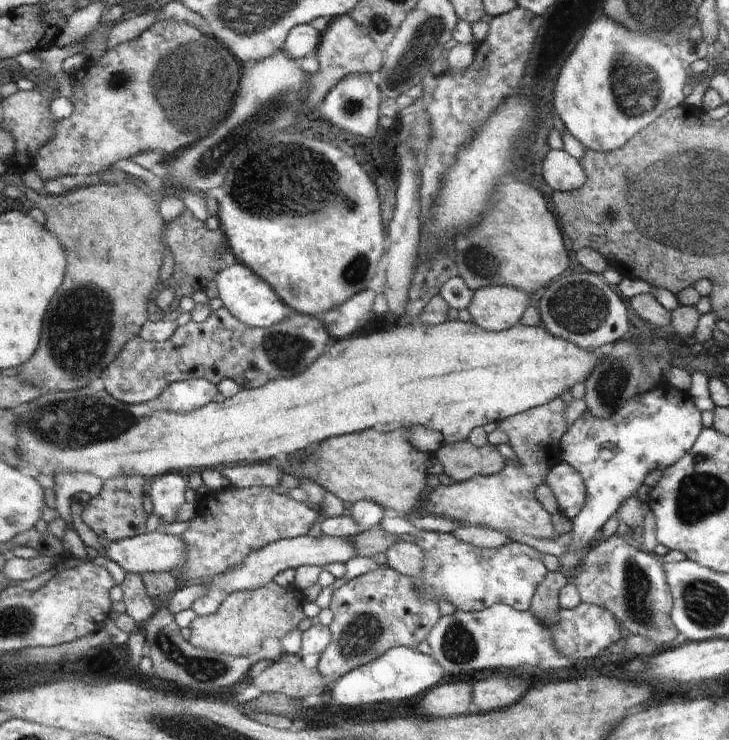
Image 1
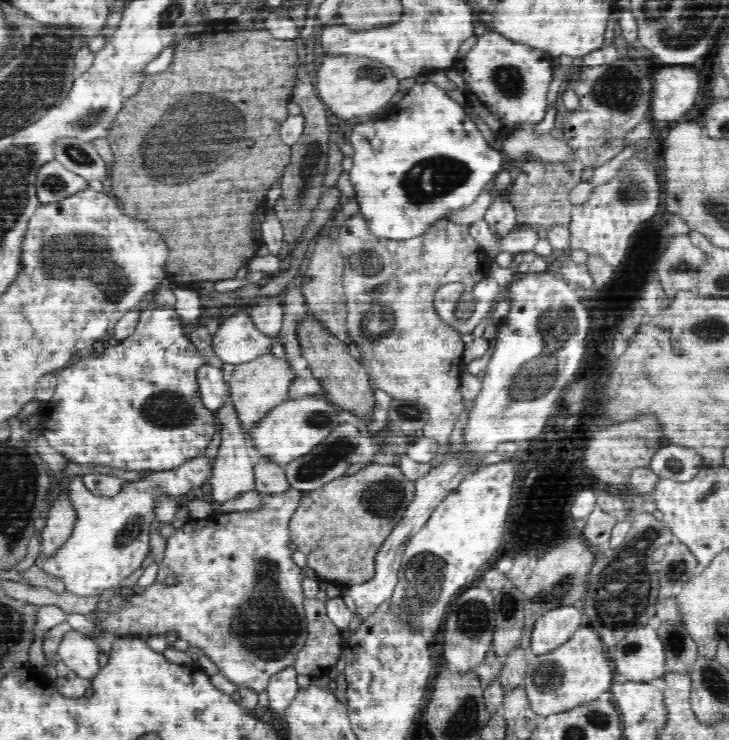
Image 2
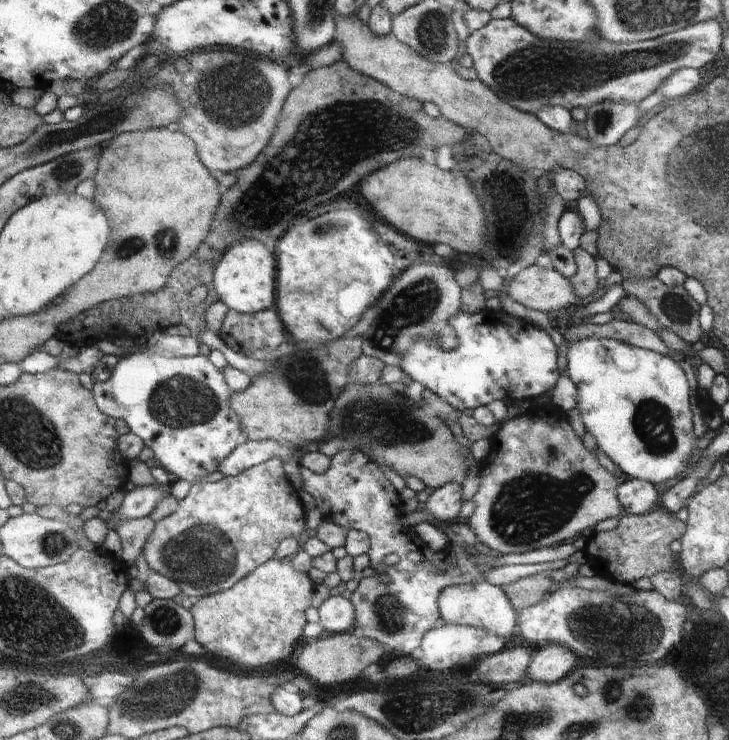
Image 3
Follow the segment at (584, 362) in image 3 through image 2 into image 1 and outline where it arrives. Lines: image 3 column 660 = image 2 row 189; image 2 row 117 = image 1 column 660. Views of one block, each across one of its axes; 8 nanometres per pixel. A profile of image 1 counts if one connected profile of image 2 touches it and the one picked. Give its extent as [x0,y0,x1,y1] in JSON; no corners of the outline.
[559,382,703,572]

